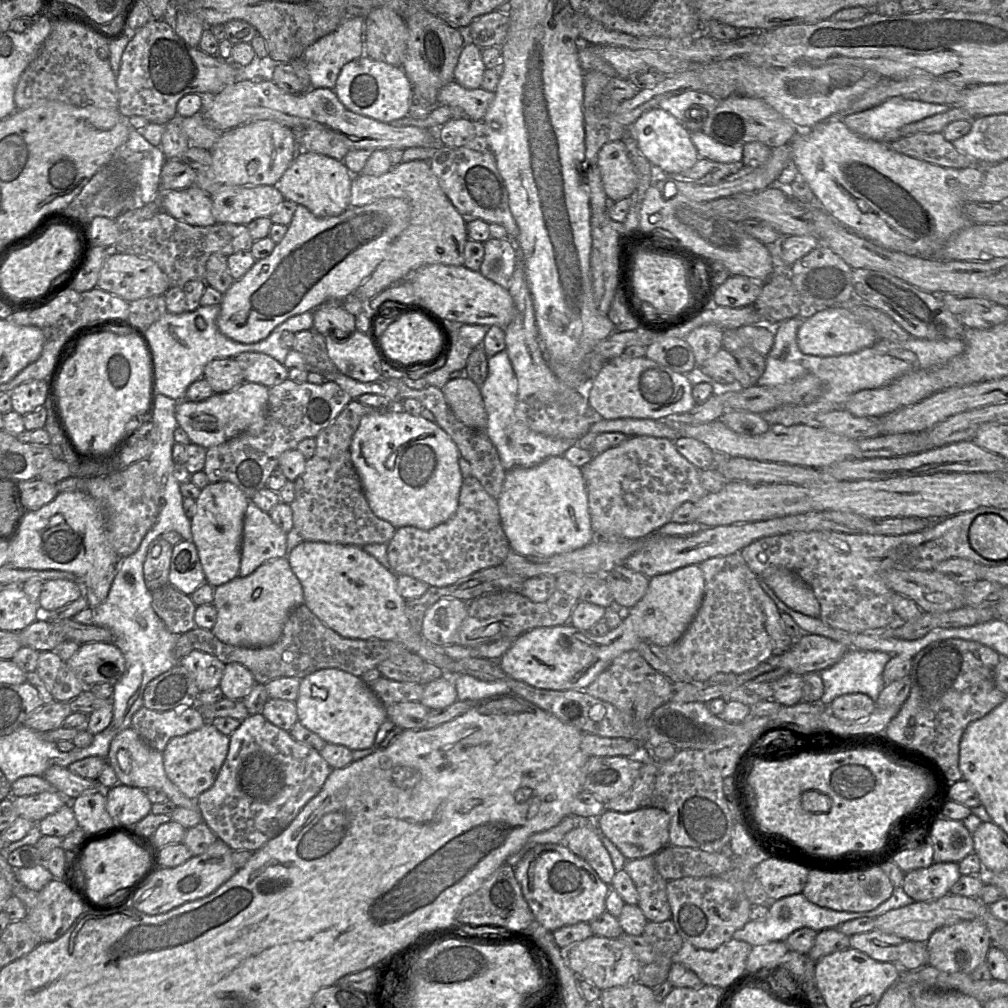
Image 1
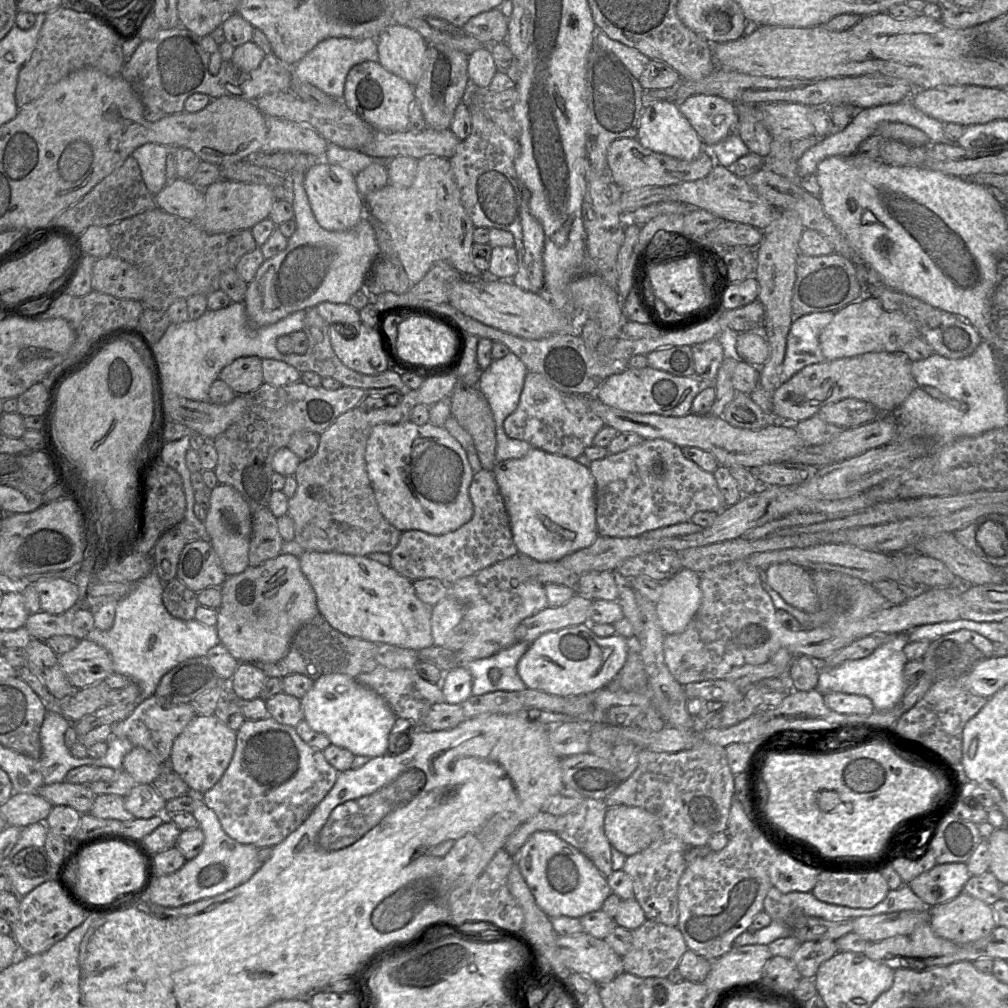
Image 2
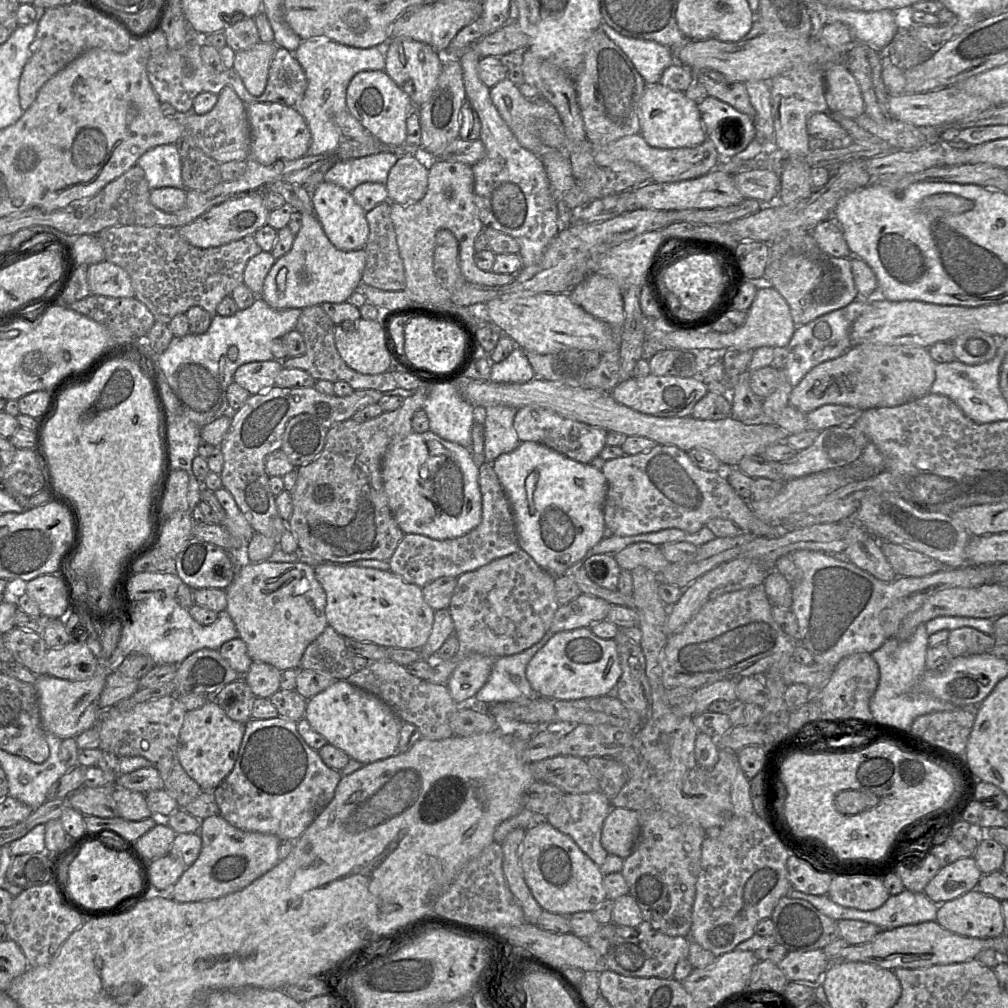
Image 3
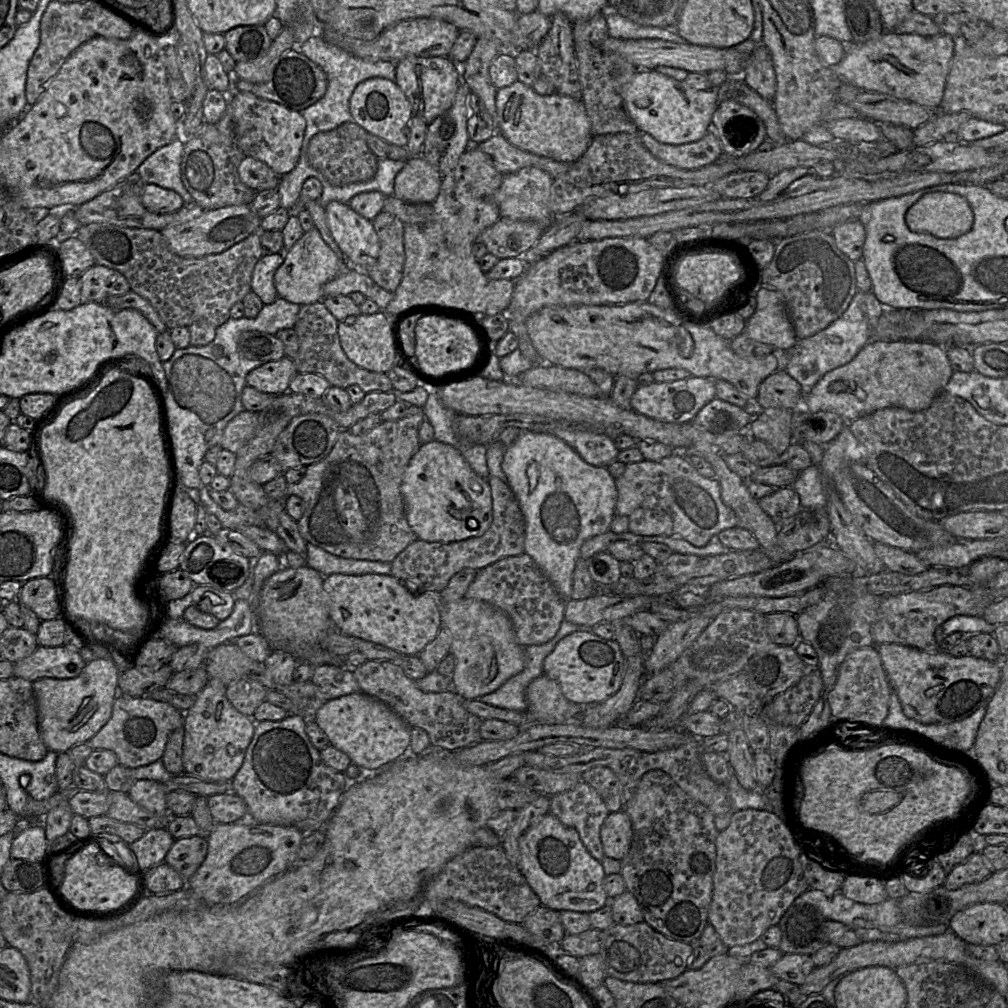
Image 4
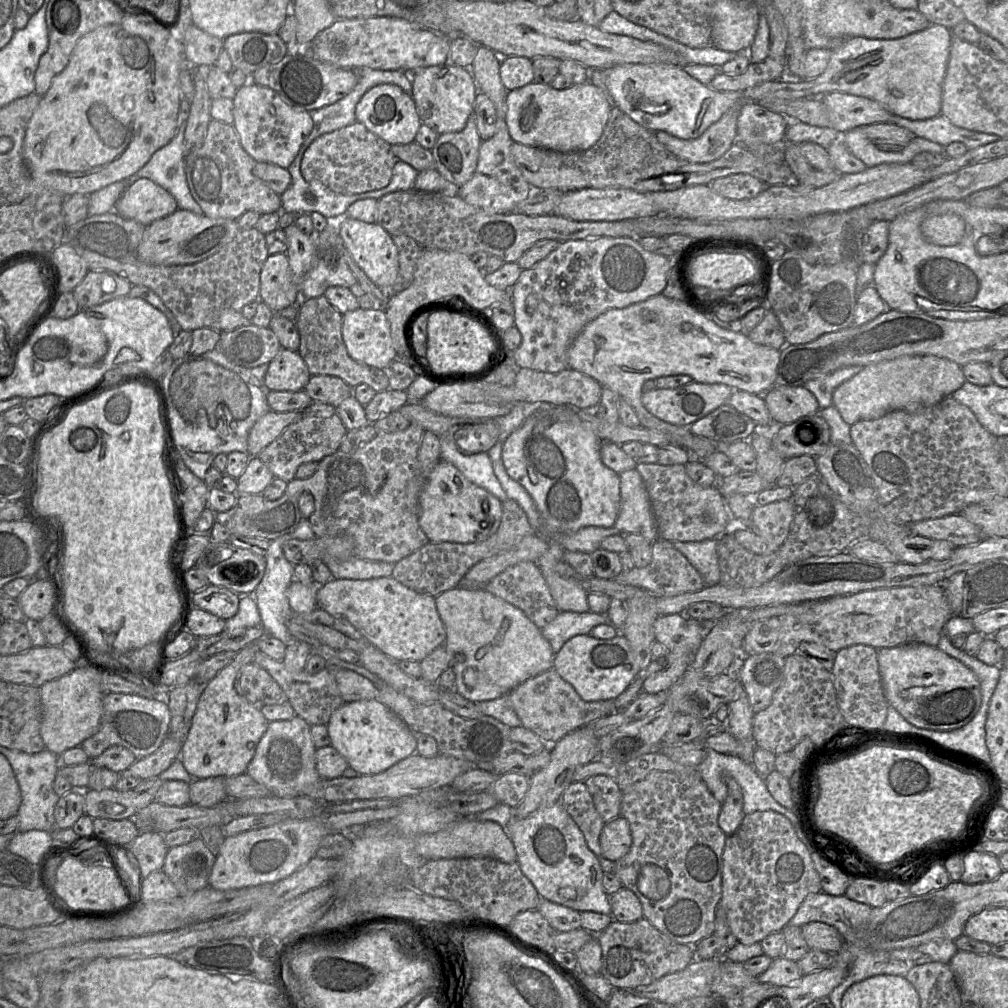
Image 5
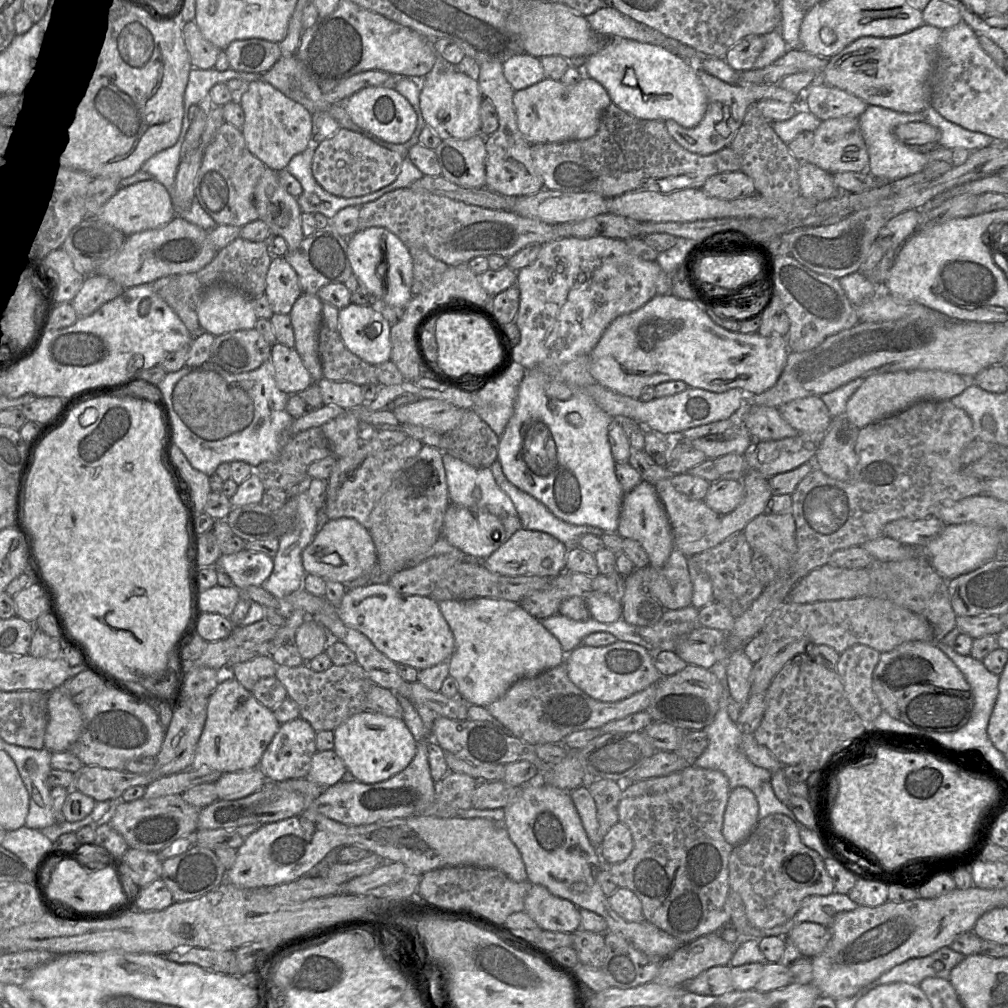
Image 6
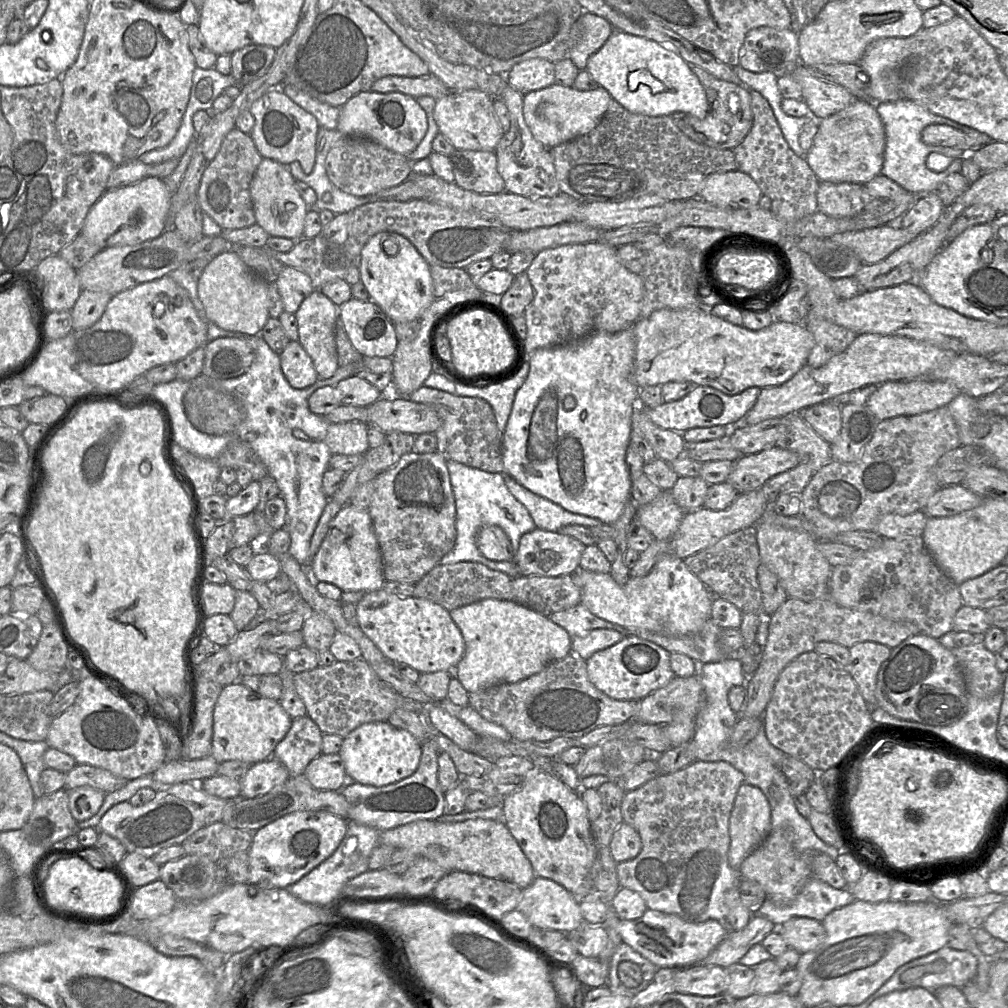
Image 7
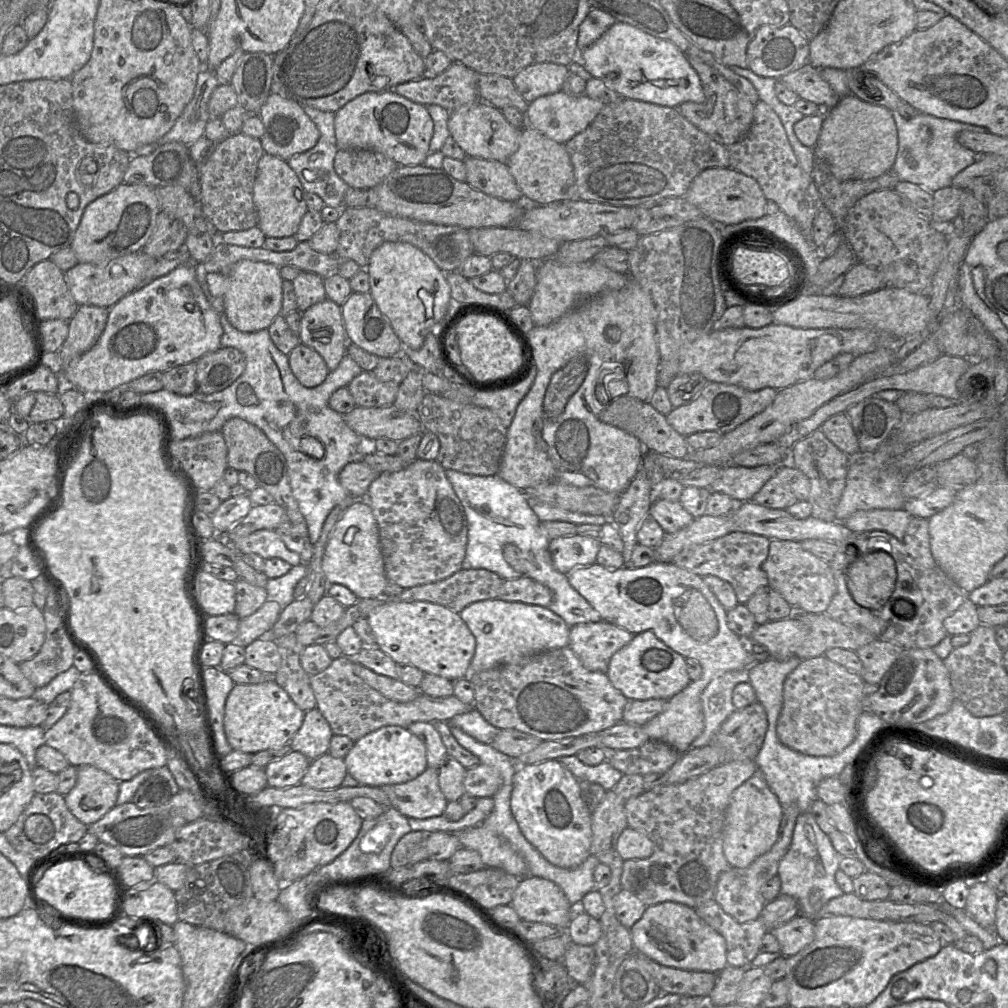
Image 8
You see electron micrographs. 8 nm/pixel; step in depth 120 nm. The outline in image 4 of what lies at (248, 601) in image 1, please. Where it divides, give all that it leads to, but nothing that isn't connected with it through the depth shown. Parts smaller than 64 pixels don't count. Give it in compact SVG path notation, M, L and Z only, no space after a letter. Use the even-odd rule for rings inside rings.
M308 566L283 568L265 580L257 606L257 631L267 640L272 650L295 652L300 644L319 645L323 635L331 628L330 599L323 590L324 577Z

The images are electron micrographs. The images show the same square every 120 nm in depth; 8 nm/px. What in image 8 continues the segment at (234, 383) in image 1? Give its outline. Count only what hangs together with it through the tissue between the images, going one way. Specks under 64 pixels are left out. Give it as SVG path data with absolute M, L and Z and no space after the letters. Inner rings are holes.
M302 343L291 350L288 361L294 376L308 388L319 385L329 373L322 356Z

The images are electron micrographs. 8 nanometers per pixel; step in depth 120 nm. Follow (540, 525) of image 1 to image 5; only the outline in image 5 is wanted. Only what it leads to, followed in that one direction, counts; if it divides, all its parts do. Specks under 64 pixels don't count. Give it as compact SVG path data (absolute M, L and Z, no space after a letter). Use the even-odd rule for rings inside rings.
M533 403L531 405L539 405L537 408L537 412L530 414L524 423L515 430L504 442L502 447L502 461L505 466L505 469L508 475L522 485L526 491L529 493L533 501L535 502L537 509L539 510L540 514L542 515L544 522L545 522L545 530L548 534L549 540L549 547L548 550L536 561L534 562L539 570L543 578L545 579L547 586L549 588L550 594L560 612L576 612L576 613L584 613L588 612L588 603L587 603L587 592L581 587L580 583L575 579L566 579L560 576L556 570L555 566L563 561L564 549L561 545L555 540L559 536L563 534L573 534L578 530L588 527L588 526L596 526L602 528L611 528L615 525L620 506L621 506L621 492L620 492L620 478L619 474L613 471L612 469L605 466L601 460L600 455L600 446L603 442L600 440L596 434L590 428L583 428L582 425L578 425L575 423L566 423L559 420L555 420L555 410L561 408L567 408L570 406L565 406L562 404L552 404L552 403Z

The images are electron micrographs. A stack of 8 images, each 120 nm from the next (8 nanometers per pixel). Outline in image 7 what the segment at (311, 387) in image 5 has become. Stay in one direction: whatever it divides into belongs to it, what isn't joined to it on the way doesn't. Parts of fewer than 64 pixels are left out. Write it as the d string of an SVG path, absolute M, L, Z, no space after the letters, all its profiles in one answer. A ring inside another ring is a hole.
M361 374L339 381L334 388L340 393L342 405L368 407L384 394L370 384Z

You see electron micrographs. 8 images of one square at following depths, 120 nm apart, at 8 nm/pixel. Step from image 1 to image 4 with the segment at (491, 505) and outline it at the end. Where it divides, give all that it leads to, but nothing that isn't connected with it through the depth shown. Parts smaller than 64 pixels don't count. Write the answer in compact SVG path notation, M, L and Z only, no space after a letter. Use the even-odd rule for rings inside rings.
M492 475L487 481L491 489L493 519L491 526L483 535L451 543L417 539L391 562L391 575L405 583L412 591L434 593L438 596L450 579L464 569L480 570L502 558L523 554L525 519L519 503L505 481Z

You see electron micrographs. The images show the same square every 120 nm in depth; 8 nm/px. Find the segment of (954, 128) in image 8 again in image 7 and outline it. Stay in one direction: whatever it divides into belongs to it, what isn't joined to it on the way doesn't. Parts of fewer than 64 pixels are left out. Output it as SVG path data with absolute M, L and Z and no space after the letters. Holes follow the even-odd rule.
M900 99L893 102L875 103L876 110L883 122L886 135L886 146L884 152L884 163L881 174L887 176L907 191L922 195L936 192L944 179L952 173L960 172L962 160L970 154L972 150L963 150L956 147L944 147L925 144L921 139L922 131L925 127L938 124L948 125L965 133L971 141L971 148L982 147L992 140L982 132L968 126L959 124L946 117L934 114L910 99ZM931 153L938 153L946 157L951 157L951 162L943 171L936 171L928 168L926 161Z

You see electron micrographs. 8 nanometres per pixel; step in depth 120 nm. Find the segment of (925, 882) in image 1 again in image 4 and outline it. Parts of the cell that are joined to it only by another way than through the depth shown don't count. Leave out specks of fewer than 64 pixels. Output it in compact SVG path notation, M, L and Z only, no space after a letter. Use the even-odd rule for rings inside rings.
M975 853L946 876L943 886L948 890L957 890L967 884L982 882L994 872L986 857Z

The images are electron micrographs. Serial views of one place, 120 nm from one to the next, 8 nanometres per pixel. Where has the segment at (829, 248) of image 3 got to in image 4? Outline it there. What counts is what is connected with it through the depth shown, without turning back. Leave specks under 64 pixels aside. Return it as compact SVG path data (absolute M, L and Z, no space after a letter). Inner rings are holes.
M858 220L843 222L830 231L838 248L851 260L862 259L866 232L864 225Z

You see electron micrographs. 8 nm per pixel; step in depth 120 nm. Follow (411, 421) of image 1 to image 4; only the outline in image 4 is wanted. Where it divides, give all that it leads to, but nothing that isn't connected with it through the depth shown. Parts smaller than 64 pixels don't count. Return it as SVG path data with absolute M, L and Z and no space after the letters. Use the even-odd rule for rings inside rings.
M433 440L421 444L405 470L401 492L407 522L418 539L427 542L451 543L483 535L491 526L492 497L487 479L479 476L452 445Z

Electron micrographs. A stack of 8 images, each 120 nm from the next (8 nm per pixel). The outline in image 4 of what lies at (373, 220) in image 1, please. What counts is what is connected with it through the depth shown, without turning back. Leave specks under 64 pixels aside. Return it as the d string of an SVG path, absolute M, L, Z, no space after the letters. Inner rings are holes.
M316 227L304 232L289 250L283 251L283 256L283 263L274 275L274 285L279 297L299 305L322 301L322 287L344 269L344 261L323 240Z

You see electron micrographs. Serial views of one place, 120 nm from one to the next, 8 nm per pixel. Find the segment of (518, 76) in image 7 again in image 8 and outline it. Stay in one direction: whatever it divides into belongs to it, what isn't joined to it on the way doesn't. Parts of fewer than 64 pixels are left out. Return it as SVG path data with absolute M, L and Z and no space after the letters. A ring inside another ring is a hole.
M544 62L523 68L512 80L522 98L531 103L541 96L561 91L569 73L568 66Z

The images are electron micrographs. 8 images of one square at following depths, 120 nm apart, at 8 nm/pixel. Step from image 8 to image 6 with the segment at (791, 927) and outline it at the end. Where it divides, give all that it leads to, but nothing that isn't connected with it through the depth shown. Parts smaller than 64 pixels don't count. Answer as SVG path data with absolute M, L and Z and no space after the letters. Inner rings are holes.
M802 922L795 925L785 938L793 942L803 957L812 959L826 948L830 931L818 923Z

